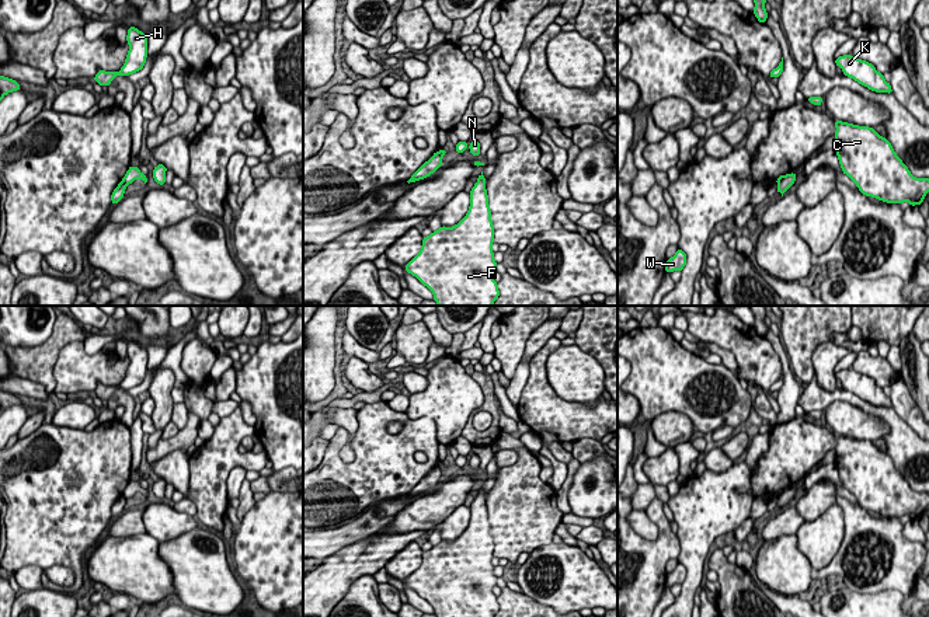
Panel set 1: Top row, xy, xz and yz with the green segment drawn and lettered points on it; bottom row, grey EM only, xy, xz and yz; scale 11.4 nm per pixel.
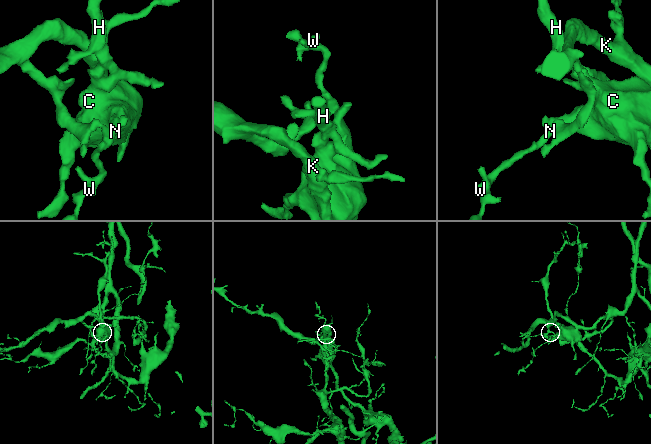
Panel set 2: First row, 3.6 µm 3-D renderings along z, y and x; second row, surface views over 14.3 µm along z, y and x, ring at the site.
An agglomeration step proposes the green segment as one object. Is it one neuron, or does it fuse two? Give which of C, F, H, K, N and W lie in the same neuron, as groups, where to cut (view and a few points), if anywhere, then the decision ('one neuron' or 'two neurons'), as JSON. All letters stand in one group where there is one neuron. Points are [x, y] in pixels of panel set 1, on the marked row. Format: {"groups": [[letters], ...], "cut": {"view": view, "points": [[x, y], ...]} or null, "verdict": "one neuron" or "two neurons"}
{"groups": [["C", "F", "H", "N", "W"], ["K"]], "cut": {"view": "xy", "points": [[122, 180], [127, 184]]}, "verdict": "two neurons"}

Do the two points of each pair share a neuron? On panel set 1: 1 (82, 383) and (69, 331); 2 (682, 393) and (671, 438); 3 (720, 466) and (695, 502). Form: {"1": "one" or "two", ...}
{"1": "two", "2": "two", "3": "two"}

